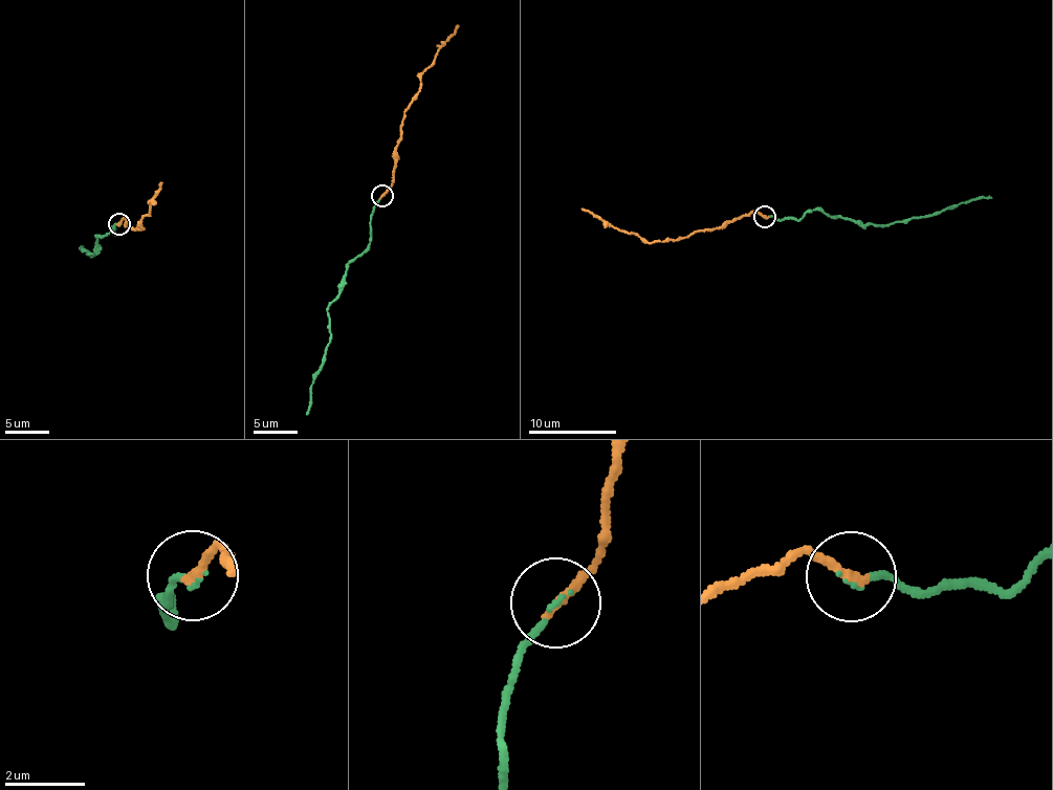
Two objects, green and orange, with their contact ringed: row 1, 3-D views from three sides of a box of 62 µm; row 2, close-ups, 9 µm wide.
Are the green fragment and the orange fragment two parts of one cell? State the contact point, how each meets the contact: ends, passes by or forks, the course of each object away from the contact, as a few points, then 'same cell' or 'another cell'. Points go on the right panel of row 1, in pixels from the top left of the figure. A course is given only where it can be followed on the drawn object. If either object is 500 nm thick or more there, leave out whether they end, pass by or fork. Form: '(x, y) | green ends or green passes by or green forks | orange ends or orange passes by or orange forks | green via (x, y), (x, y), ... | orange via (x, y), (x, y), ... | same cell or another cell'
(764, 216) | green ends | orange ends | green via (765, 217), (802, 218), (817, 210), (838, 218), (885, 226), (992, 196) | orange via (765, 217), (755, 212), (680, 238), (646, 243), (582, 209) | same cell

